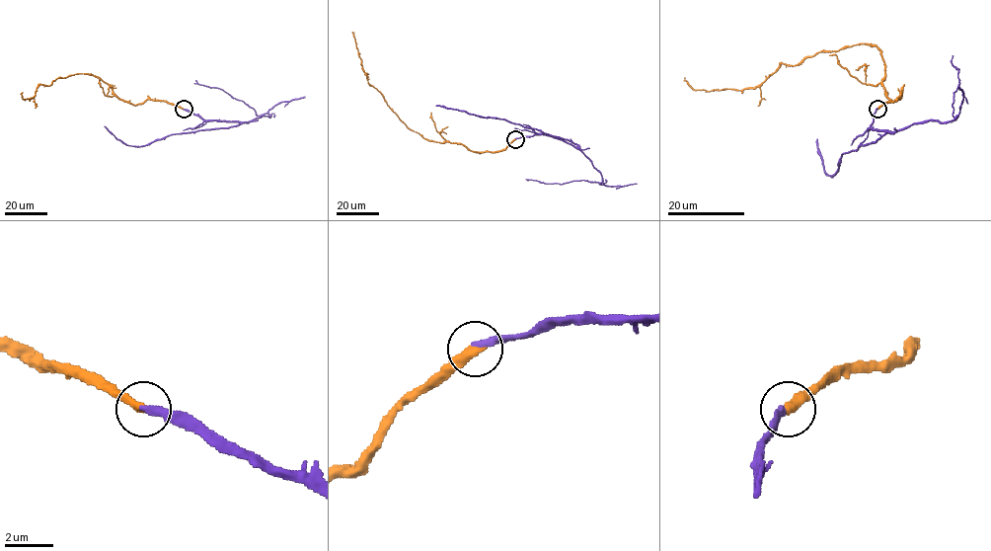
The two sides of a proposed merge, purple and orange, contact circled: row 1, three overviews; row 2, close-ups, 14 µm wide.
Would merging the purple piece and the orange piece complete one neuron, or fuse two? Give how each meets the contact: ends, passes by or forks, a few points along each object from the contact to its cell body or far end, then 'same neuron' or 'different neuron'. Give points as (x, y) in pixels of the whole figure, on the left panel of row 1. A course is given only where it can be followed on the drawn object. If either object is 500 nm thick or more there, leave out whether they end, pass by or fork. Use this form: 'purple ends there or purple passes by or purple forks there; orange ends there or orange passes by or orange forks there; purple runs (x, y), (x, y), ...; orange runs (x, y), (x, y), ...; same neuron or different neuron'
purple ends there; orange ends there; purple runs (184, 110), (207, 120), (246, 122), (174, 133), (141, 146), (123, 143), (105, 126); orange runs (184, 110), (146, 99), (133, 105), (86, 74), (40, 84), (30, 99), (23, 98), (23, 92); same neuron

